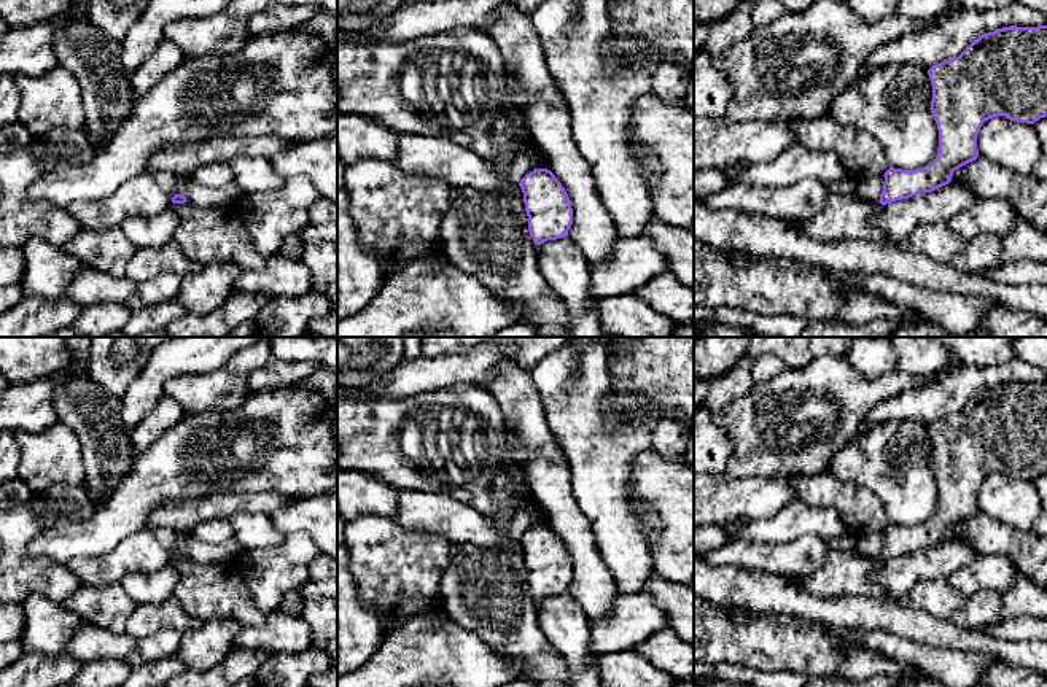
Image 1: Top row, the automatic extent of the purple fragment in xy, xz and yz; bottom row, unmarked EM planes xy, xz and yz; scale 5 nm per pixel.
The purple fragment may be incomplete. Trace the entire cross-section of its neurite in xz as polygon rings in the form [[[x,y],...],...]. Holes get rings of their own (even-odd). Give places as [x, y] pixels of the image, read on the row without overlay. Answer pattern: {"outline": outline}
{"outline": [[[535,525],[519,539],[524,549],[528,587],[535,601],[568,592],[573,580],[570,553],[547,525]]]}

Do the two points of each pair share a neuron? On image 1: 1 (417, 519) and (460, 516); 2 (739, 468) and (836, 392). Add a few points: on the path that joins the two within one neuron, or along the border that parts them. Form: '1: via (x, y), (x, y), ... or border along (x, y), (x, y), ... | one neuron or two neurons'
1: via (428, 516), (449, 516) | one neuron
2: via (764, 449), (770, 442), (777, 442), (813, 406) | one neuron

